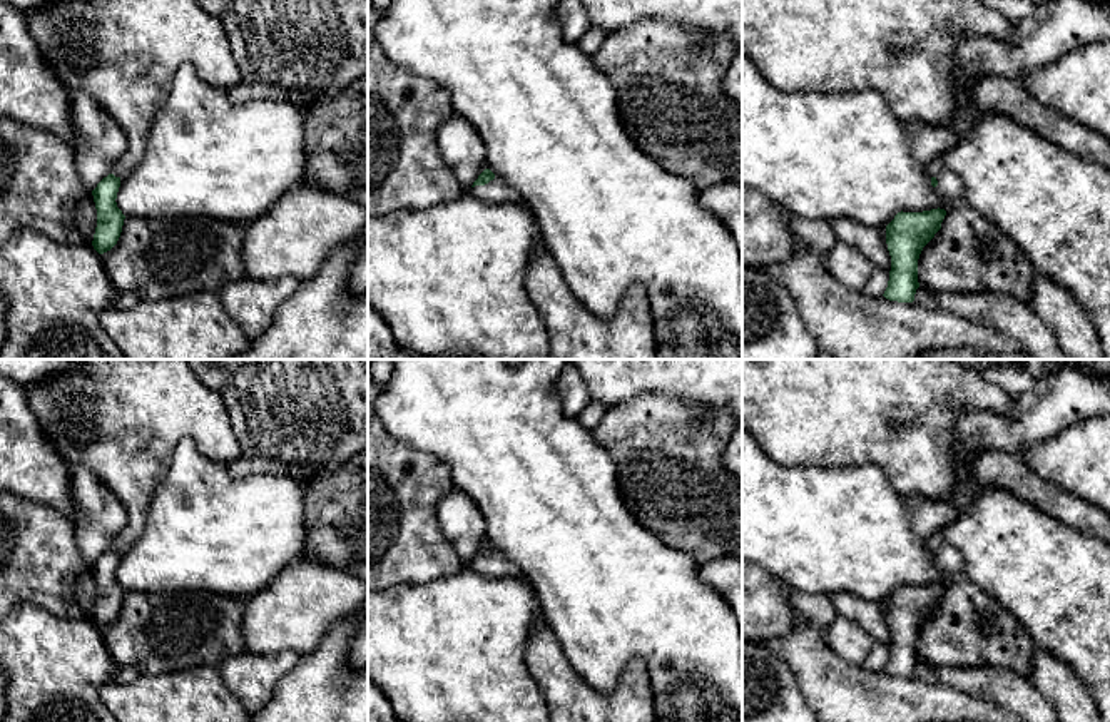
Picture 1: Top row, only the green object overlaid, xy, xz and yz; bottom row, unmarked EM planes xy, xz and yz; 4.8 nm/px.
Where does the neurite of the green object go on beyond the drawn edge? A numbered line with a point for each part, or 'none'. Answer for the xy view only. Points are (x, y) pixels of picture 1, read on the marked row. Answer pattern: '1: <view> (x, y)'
1: xy (122, 52)

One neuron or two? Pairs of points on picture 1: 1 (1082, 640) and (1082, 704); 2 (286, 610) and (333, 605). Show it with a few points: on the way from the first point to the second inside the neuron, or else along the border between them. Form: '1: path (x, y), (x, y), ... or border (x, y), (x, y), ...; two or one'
1: border (1053, 654), (1074, 671), (1092, 699); two
2: path (298, 607), (321, 605); one

